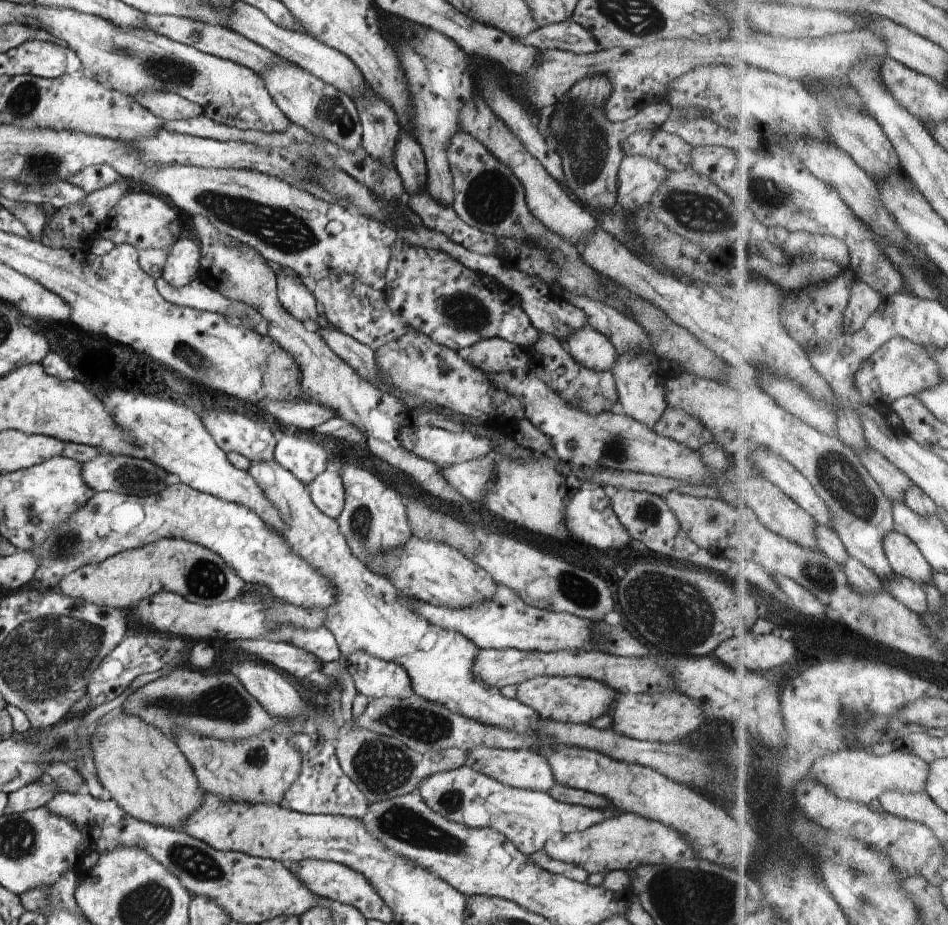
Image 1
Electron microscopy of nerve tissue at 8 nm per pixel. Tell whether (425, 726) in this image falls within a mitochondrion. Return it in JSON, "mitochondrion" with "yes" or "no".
{"mitochondrion":"yes"}

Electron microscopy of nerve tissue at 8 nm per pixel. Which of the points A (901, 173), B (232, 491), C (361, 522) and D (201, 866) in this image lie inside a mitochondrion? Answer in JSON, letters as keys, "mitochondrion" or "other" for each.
{"A":"other","B":"other","C":"mitochondrion","D":"mitochondrion"}

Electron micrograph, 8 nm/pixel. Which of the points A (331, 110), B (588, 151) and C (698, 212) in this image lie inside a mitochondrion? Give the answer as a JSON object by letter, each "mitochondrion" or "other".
{"A":"mitochondrion","B":"mitochondrion","C":"mitochondrion"}

